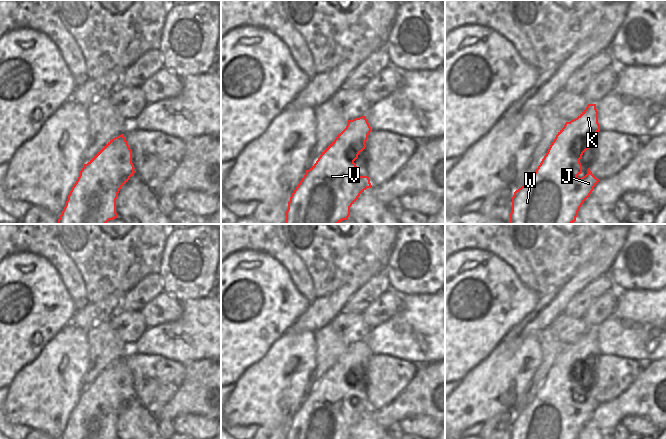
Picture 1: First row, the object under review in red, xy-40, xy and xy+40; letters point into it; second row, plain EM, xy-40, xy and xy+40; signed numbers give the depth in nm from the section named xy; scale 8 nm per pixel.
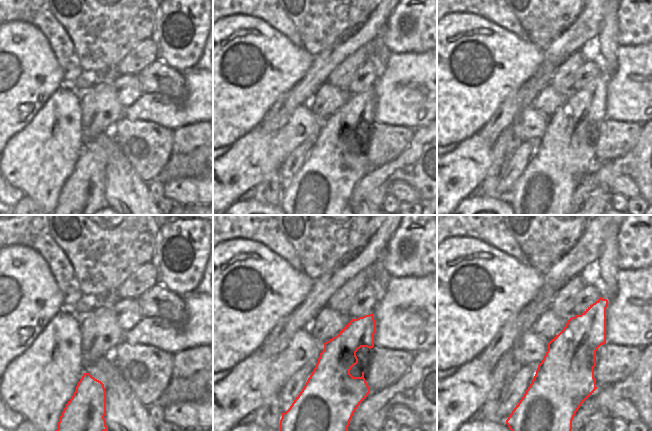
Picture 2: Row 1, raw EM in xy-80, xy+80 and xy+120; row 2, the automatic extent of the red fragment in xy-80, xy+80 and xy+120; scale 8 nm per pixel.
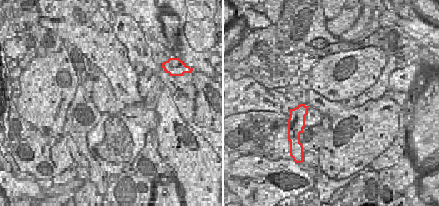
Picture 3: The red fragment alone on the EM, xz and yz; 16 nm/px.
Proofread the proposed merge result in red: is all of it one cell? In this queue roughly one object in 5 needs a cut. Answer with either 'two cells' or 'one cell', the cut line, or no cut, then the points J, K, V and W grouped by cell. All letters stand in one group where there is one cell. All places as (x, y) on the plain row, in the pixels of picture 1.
one cell; no cut; J K V W

